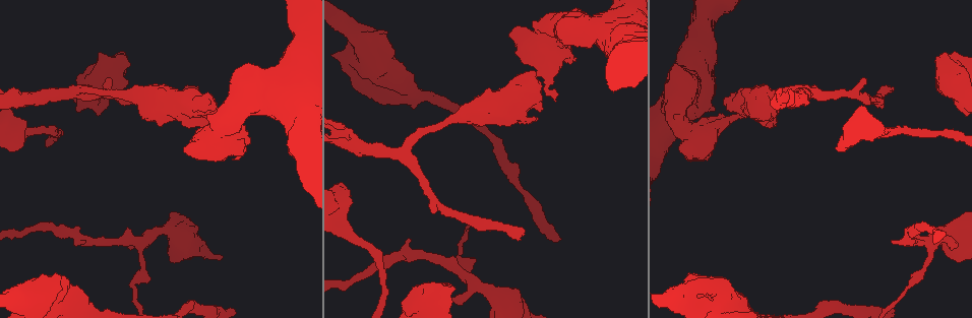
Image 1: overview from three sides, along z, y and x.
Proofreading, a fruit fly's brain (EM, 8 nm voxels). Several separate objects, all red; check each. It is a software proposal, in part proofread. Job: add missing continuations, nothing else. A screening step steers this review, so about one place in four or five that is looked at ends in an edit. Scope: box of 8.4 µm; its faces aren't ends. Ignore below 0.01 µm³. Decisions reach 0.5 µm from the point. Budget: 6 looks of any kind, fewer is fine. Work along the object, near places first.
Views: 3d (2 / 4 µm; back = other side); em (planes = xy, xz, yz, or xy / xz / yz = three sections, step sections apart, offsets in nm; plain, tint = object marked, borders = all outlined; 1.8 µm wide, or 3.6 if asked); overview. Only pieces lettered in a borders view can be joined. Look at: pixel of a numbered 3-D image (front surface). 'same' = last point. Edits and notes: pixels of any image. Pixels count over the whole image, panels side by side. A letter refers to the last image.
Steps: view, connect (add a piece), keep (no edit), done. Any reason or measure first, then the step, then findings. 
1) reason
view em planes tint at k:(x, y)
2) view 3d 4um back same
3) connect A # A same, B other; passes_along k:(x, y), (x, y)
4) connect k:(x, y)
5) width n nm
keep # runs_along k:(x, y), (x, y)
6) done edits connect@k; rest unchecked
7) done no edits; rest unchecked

an open end
view 3d 2um at 1:(432, 210)

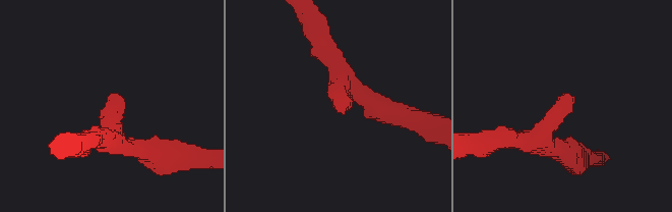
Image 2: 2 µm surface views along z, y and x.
arm_widths 220, 220 nm
view em xy step 8 borders at 2:(337, 110)

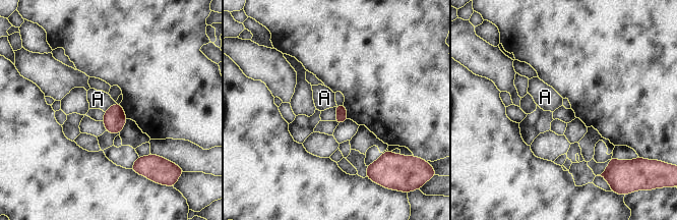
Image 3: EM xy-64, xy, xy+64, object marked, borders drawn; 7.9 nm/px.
view em planes borders same

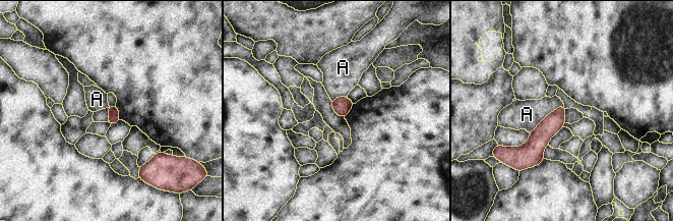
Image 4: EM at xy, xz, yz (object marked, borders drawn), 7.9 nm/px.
keep # A other; border 4:(563, 105), (551, 111), (530, 133); no lettered piece goes on from it

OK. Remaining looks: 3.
free end
view em yz step 4 plain at 1:(24, 121)

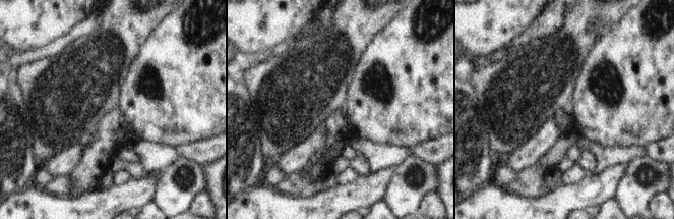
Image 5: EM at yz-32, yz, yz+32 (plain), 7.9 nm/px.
view em yz step 4 borders same

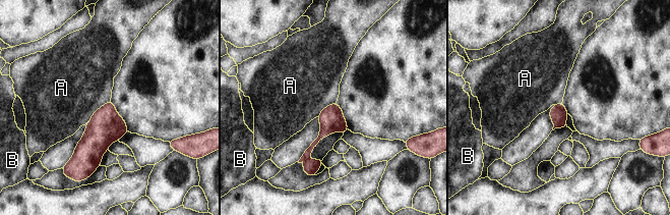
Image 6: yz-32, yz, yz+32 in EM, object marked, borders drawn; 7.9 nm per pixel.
longest_contact A 260 nm
keep # A other, B other; none of them fits

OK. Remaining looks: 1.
branch stops here
view em planes borders at 1:(555, 99)

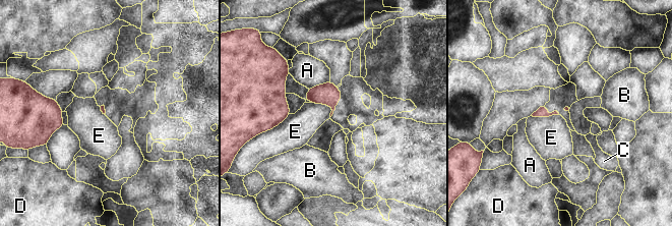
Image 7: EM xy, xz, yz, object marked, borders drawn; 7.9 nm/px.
keep # A other, B other, C other, D other, E other; border 7:(311, 102), (326, 104), (330, 116); none of them fits

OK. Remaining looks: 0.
done no edits; rest unchecked

